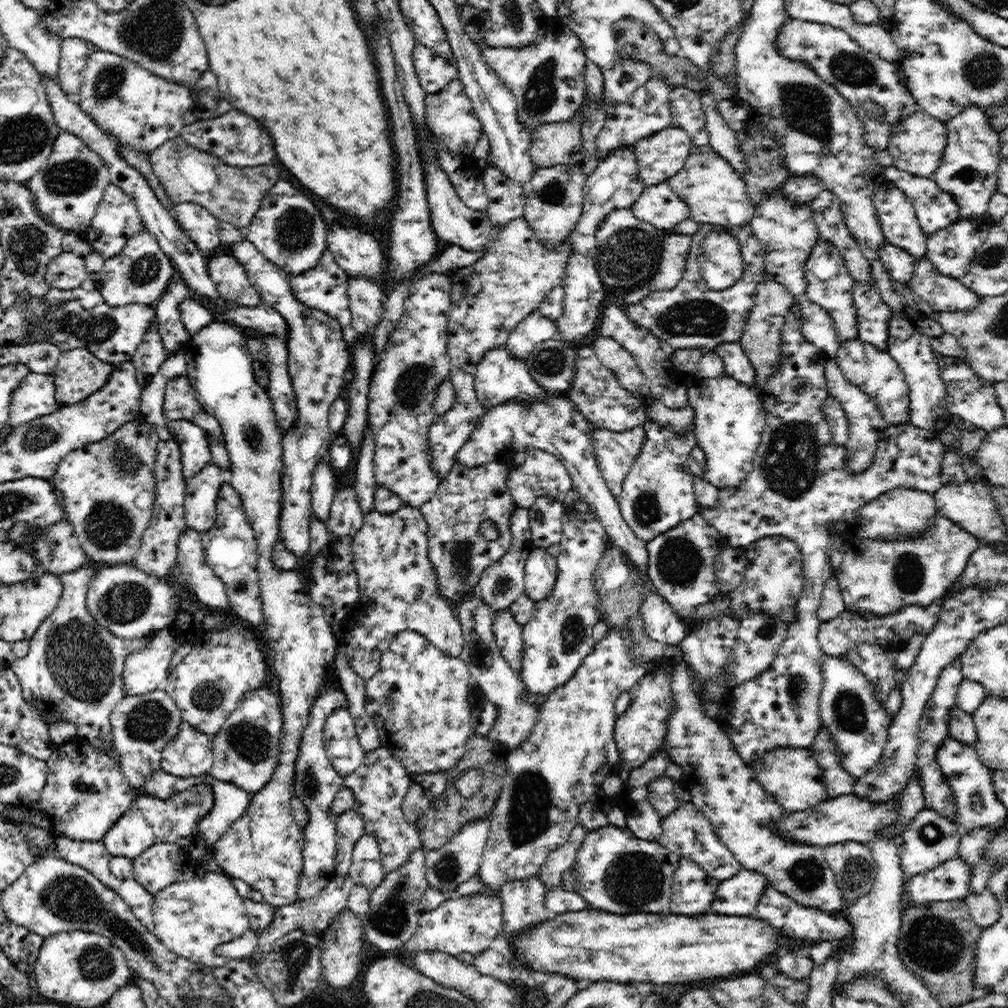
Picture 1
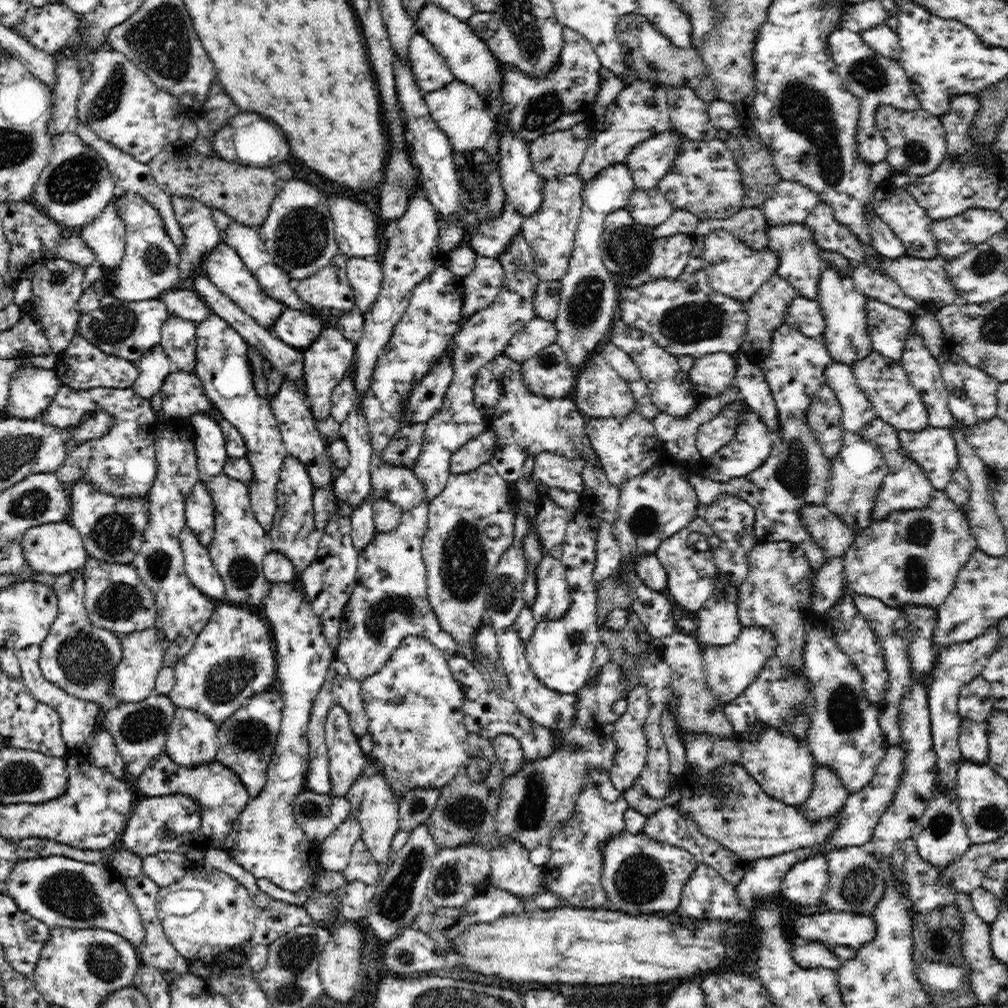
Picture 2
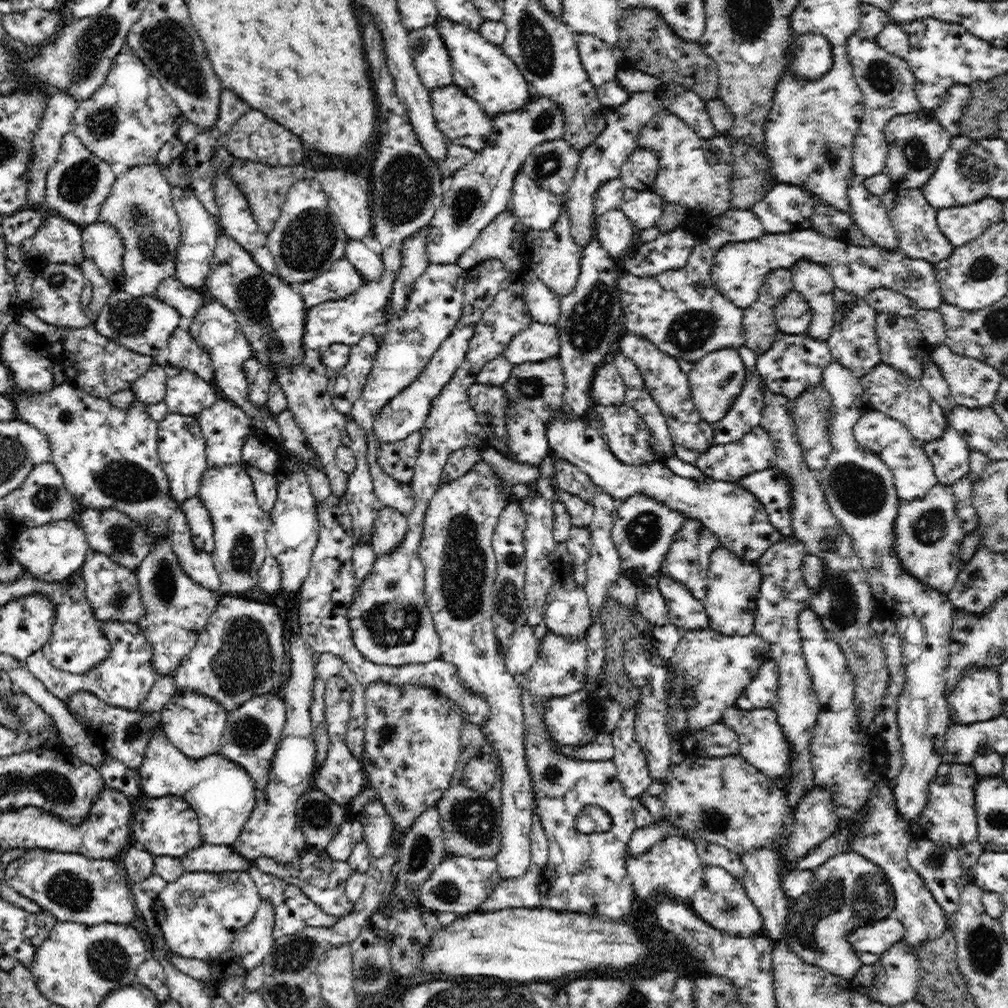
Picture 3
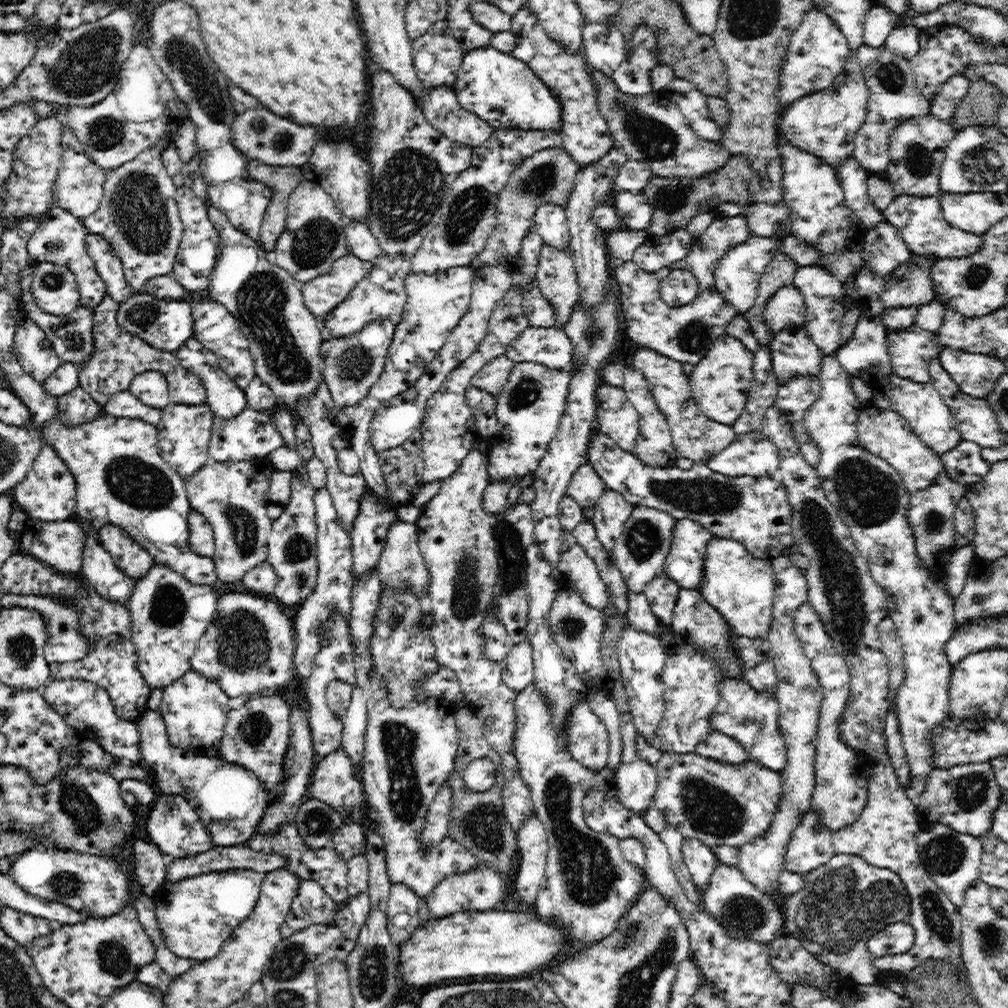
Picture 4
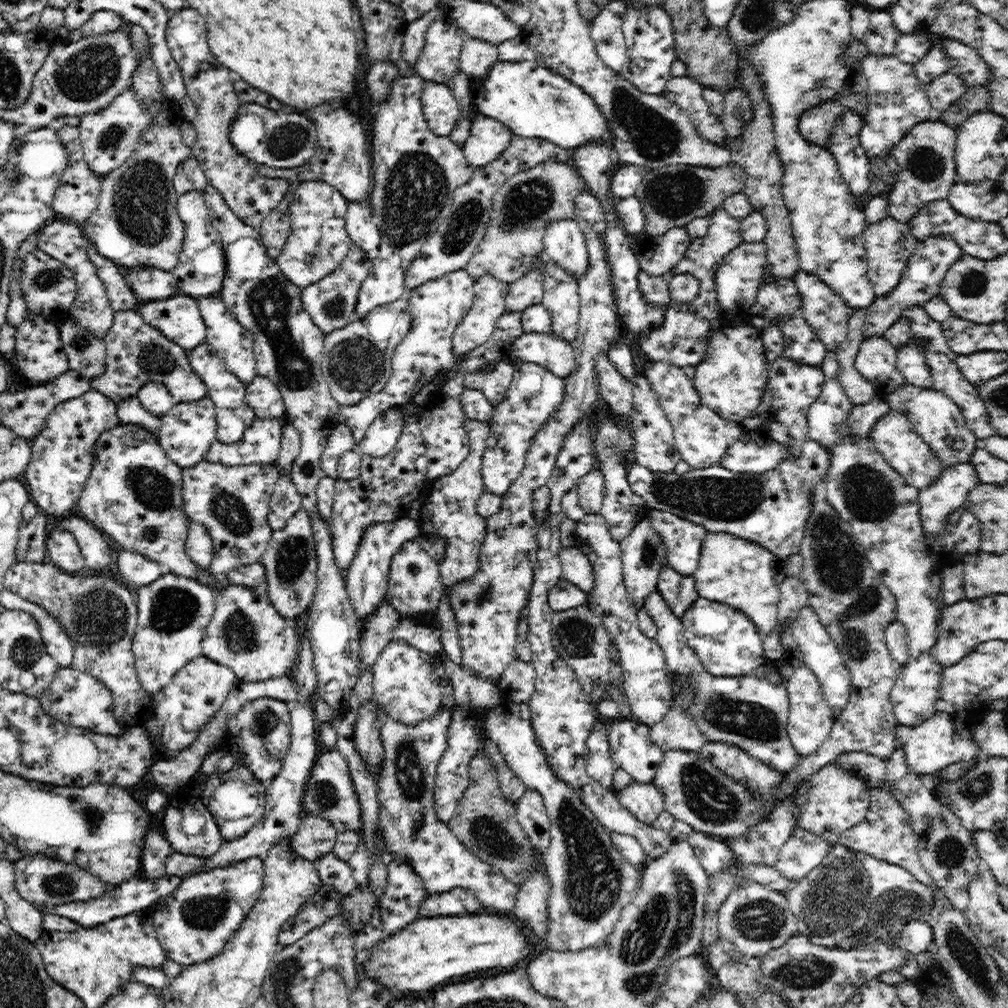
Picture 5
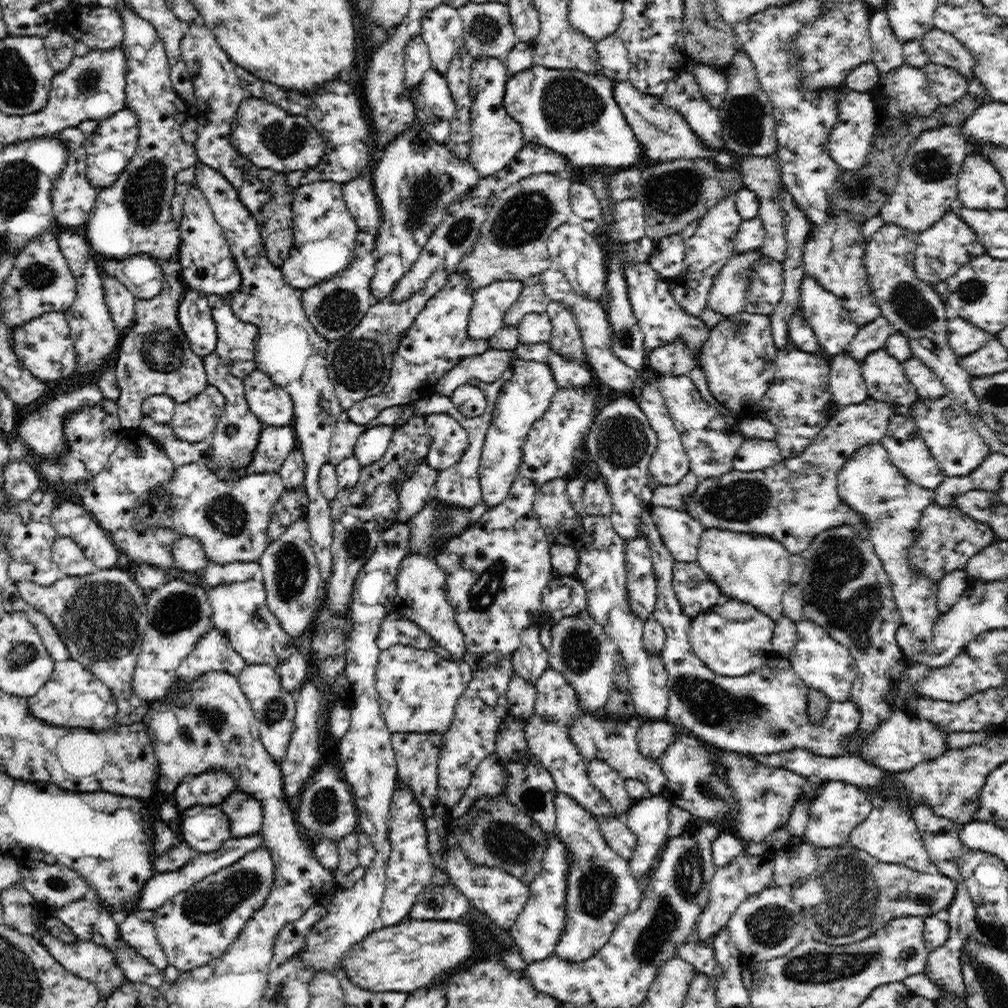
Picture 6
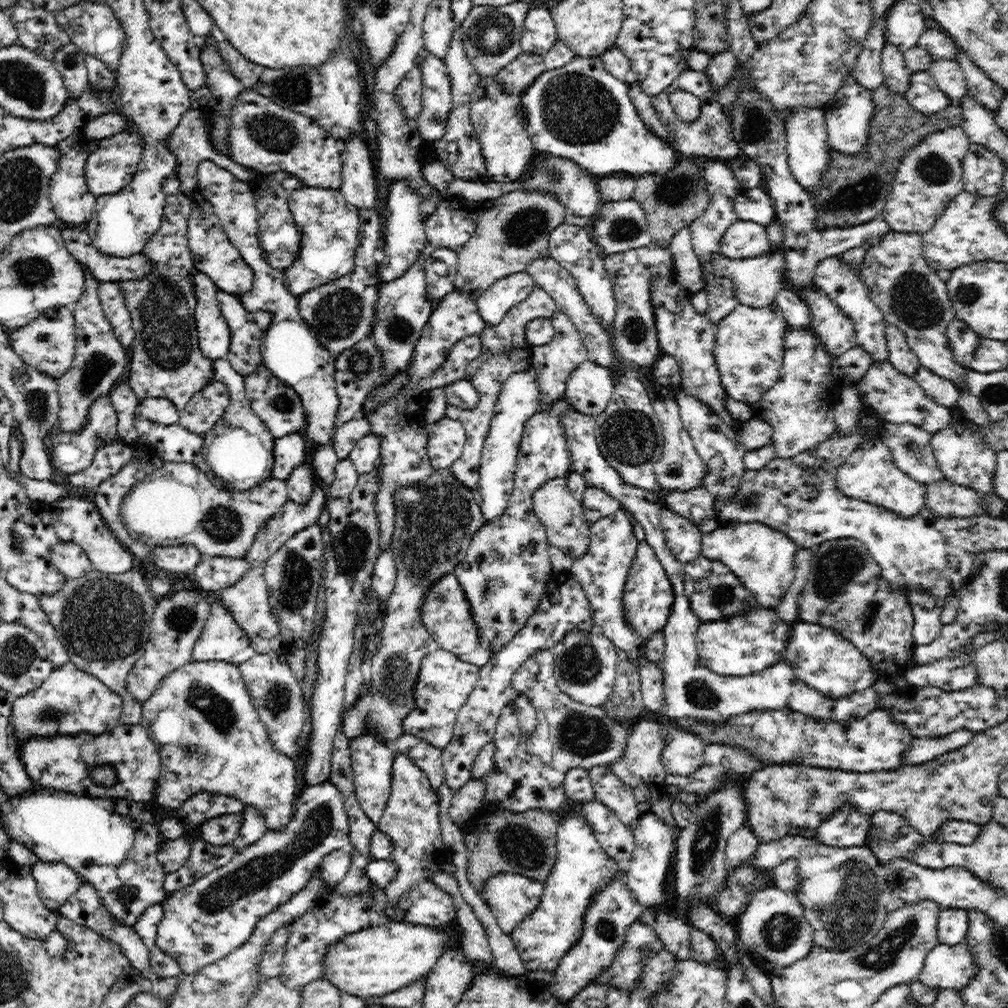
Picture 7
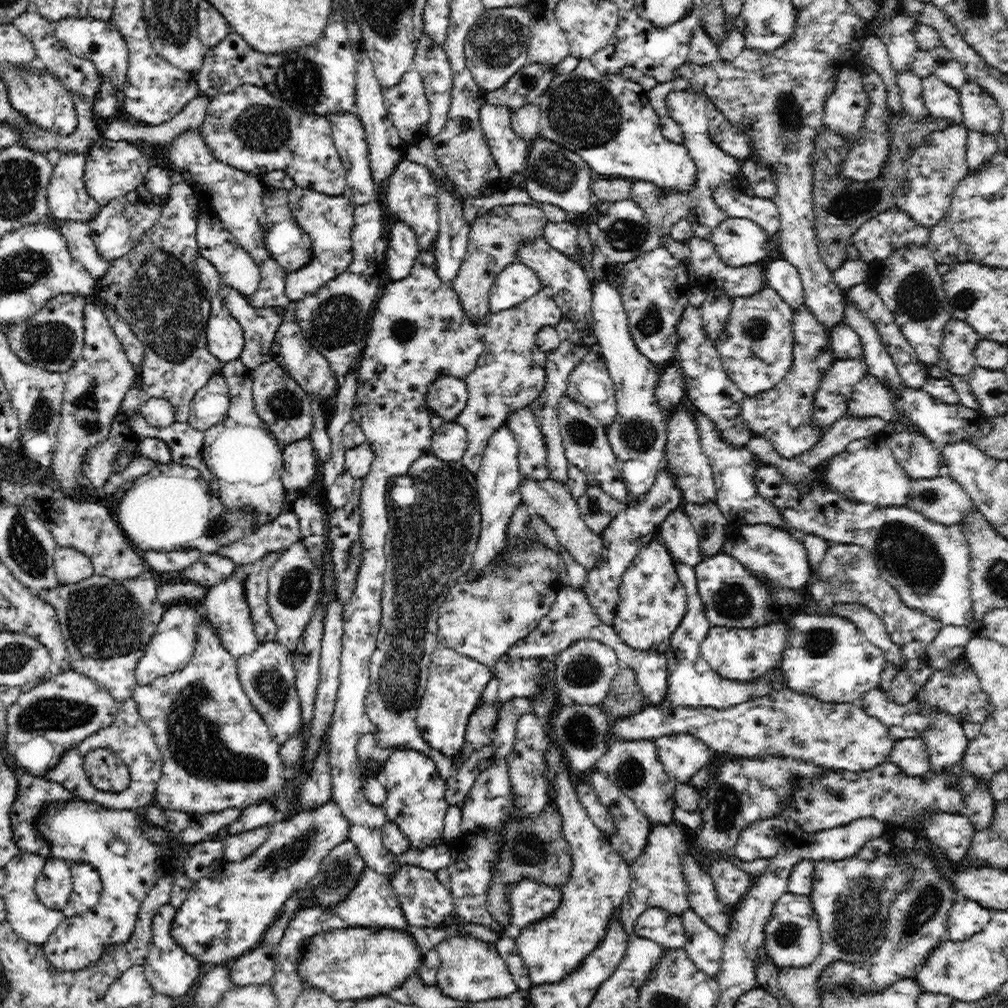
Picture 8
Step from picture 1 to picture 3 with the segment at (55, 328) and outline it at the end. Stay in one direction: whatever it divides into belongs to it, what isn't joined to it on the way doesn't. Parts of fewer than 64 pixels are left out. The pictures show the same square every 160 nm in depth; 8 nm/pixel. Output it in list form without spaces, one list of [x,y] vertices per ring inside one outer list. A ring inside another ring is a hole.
[[[115,290],[95,318],[95,329],[116,344],[144,356],[158,356],[167,348],[169,338],[180,324],[180,313],[155,295],[135,297],[122,290]]]

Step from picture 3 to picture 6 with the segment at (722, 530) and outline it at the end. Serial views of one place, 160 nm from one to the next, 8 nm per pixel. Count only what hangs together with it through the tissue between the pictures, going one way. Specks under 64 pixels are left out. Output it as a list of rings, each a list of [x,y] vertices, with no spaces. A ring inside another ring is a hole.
[[[870,397],[861,404],[841,407],[801,456],[783,458],[776,467],[765,470],[732,470],[716,478],[698,478],[696,490],[683,500],[683,510],[706,529],[770,537],[780,542],[791,556],[803,554],[817,534],[835,526],[846,525],[867,534],[863,516],[840,500],[837,477],[856,450],[879,443],[894,416],[894,410],[886,402]]]

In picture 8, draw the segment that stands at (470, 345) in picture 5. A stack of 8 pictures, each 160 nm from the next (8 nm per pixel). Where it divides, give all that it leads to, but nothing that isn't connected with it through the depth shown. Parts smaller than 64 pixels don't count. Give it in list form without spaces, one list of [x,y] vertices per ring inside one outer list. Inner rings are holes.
[[[519,261],[508,264],[490,287],[489,312],[496,314],[497,311],[514,308],[542,287],[538,275],[531,268]]]

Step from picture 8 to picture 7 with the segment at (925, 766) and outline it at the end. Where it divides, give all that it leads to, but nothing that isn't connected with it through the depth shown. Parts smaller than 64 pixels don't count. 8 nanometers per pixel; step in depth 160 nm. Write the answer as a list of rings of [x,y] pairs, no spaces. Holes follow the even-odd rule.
[[[955,730],[943,737],[913,738],[906,752],[906,764],[915,765],[932,760],[941,754],[966,746],[974,738],[972,731]]]

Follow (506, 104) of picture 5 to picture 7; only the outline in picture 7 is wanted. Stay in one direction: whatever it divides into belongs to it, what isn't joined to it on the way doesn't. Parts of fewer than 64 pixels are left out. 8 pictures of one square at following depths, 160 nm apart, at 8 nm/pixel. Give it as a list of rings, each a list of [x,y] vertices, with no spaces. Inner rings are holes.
[[[577,57],[567,66],[540,74],[540,77],[517,97],[518,105],[524,109],[527,116],[525,130],[537,154],[573,160],[585,172],[594,175],[636,174],[642,177],[671,171],[684,156],[678,153],[674,146],[646,128],[629,97],[629,85],[608,73],[599,57]]]

